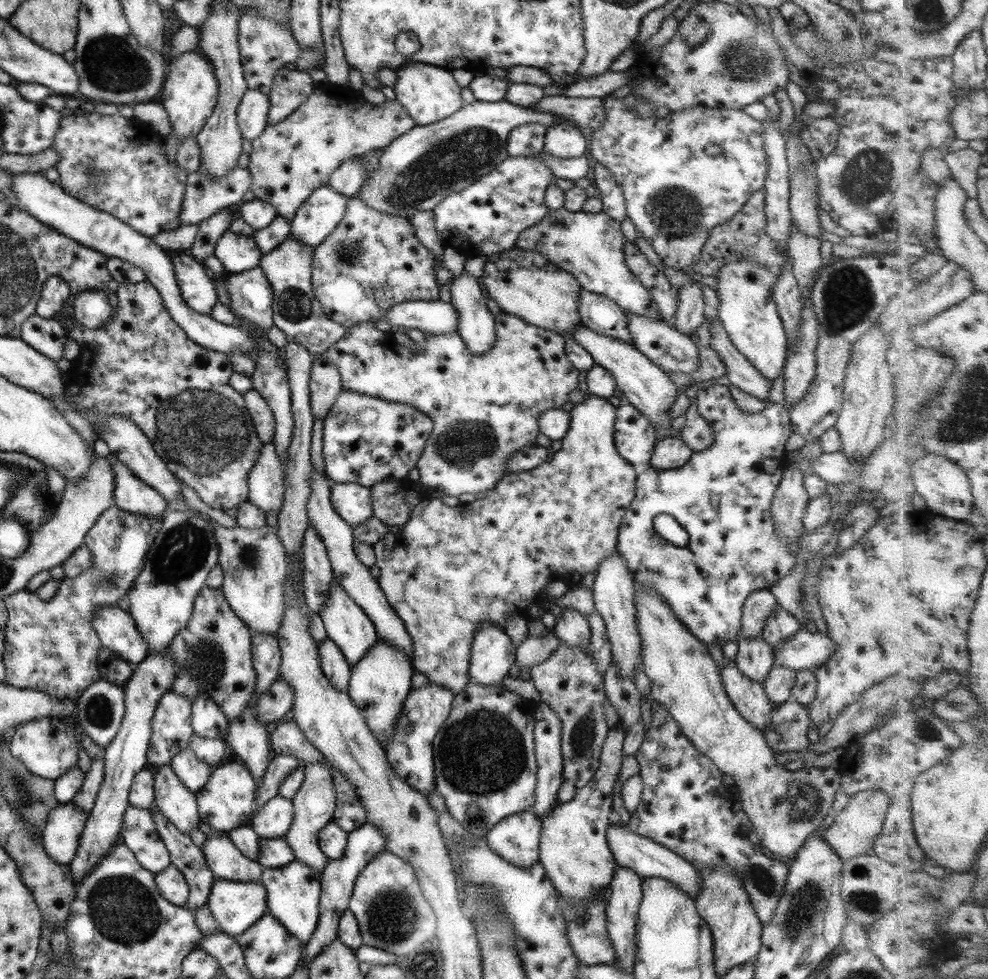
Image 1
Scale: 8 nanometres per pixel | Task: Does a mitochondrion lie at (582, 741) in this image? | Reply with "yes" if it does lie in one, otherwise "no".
yes

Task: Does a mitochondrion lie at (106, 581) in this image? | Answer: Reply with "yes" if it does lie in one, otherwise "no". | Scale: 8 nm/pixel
yes

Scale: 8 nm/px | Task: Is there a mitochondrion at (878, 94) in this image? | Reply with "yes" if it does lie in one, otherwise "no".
no

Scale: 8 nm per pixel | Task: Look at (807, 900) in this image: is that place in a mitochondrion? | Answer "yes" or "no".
yes

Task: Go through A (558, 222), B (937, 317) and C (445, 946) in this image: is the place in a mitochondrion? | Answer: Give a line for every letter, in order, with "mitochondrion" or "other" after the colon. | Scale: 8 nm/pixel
A: other
B: other
C: other

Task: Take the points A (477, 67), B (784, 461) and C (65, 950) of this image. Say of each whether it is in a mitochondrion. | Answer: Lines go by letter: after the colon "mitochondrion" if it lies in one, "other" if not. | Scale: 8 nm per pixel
A: other
B: other
C: other

